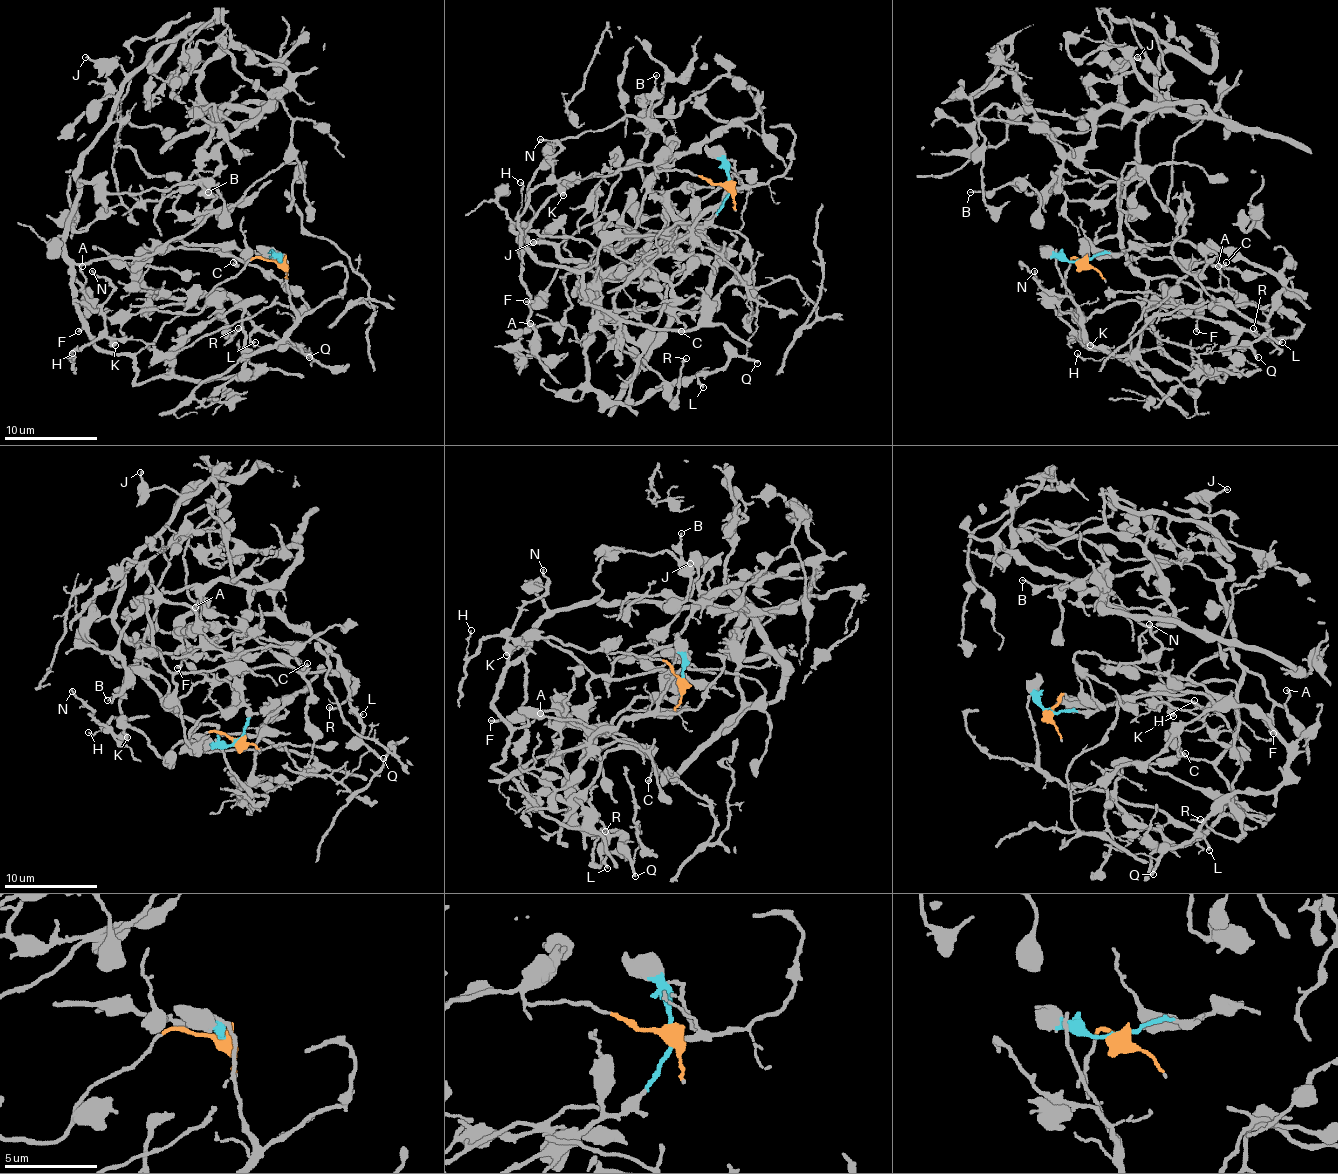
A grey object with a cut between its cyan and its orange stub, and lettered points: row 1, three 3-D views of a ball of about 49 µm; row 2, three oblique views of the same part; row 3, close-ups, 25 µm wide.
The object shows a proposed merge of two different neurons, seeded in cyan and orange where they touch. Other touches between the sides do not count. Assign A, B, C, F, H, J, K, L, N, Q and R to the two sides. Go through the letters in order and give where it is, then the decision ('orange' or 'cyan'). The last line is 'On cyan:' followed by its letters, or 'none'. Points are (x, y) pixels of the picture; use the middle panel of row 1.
A: (530, 323) | orange
B: (656, 75) | orange
C: (681, 331) | cyan
F: (526, 301) | orange
H: (520, 182) | orange
J: (533, 242) | orange
K: (563, 195) | orange
L: (703, 387) | cyan
N: (540, 139) | orange
Q: (757, 363) | cyan
R: (686, 358) | cyan
On cyan: C, L, Q, R

